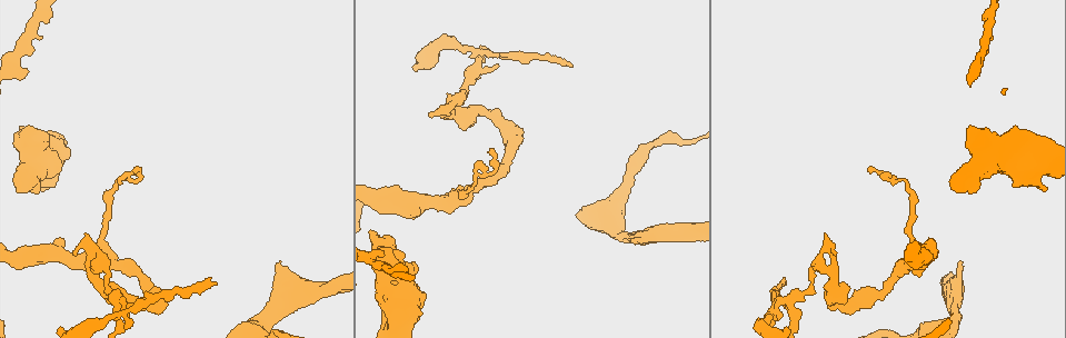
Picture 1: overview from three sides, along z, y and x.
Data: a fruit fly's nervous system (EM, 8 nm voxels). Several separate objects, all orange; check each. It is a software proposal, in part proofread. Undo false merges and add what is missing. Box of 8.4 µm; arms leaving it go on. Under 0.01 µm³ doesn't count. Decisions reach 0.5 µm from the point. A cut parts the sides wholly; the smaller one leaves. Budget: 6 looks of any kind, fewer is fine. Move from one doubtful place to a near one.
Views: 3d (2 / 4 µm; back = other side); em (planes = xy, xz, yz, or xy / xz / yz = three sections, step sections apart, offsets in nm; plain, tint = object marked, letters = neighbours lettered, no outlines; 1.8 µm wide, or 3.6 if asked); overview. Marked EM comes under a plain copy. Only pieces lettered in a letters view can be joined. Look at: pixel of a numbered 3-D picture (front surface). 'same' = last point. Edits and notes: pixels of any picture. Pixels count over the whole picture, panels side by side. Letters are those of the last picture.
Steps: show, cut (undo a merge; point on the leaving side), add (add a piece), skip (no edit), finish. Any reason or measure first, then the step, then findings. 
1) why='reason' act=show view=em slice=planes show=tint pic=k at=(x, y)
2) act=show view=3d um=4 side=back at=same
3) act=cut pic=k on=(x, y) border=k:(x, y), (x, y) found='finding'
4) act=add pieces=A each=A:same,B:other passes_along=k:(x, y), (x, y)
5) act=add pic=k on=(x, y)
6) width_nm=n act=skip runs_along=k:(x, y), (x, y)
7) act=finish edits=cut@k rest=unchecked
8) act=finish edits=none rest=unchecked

why='thin neck' act=show view=3d um=2 pic=1 at=(478, 51)

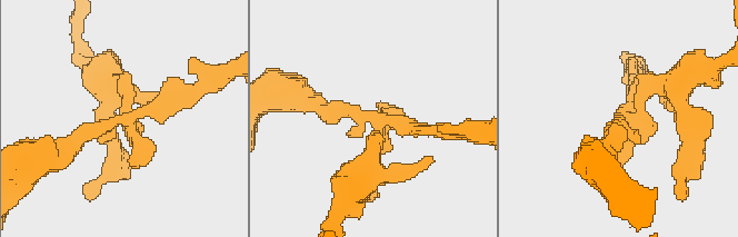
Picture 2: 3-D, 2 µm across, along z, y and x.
why='now the EM' act=show view=em slice=planes show=letters pic=2 at=(376, 122)

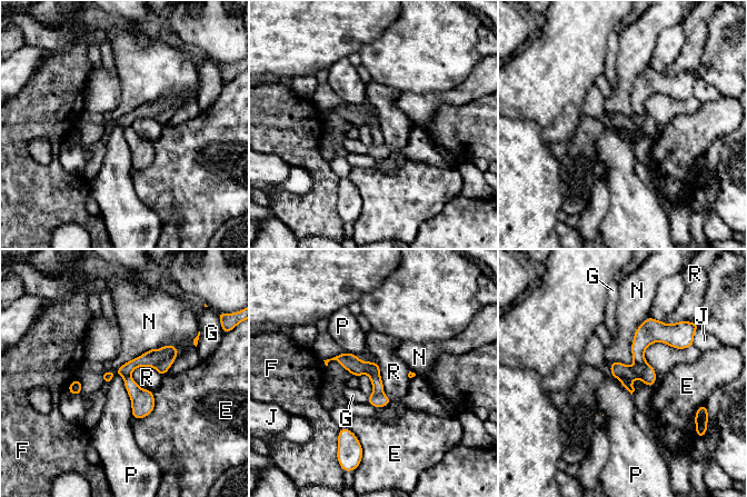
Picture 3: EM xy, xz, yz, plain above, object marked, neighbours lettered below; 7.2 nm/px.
longest_contact=N:500nm act=cut pic=3 on=(619, 370) each=E:other,F:other,G:other,J:other,N:other,P:other,R:other border=3:(635, 361), (644, 368), (641, 378) found='a second neuron is stuck on'

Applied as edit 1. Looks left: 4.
act=show view=overview

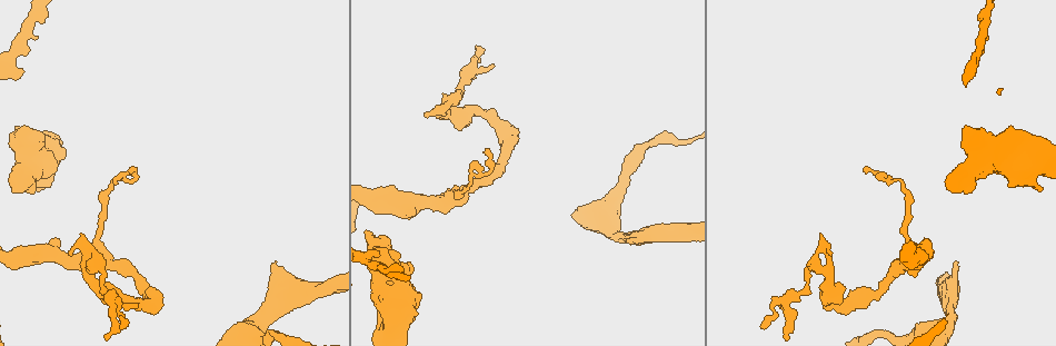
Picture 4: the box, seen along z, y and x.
why='an open end' act=show view=em slice=xy step=4 show=tint pic=4 at=(21, 74)

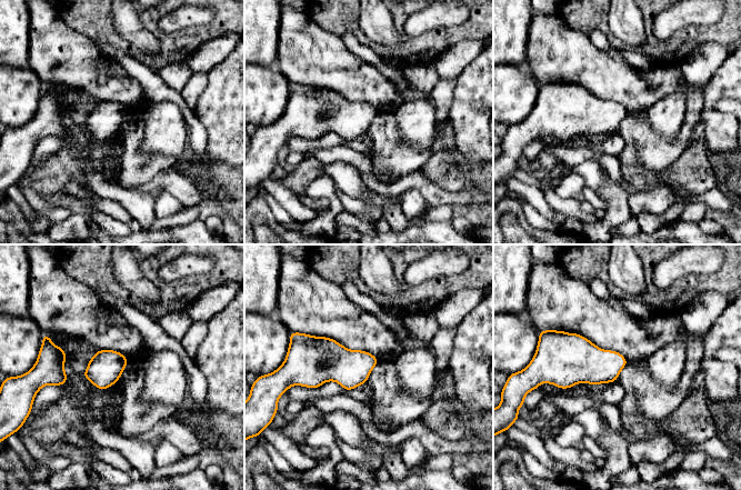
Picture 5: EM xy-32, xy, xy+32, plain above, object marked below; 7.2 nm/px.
act=show view=em slice=planes show=letters at=same

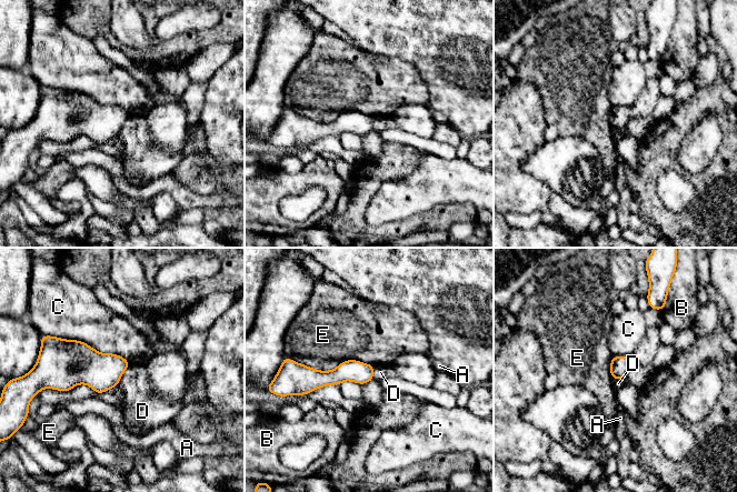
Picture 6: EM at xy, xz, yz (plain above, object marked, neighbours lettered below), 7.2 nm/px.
act=skip each=A:other,B:other,C:other,D:other,E:other border=6:(130, 363), (117, 385) found='no lettered piece goes on from it'

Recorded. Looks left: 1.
act=finish edits=cut@3 rest=unchecked

